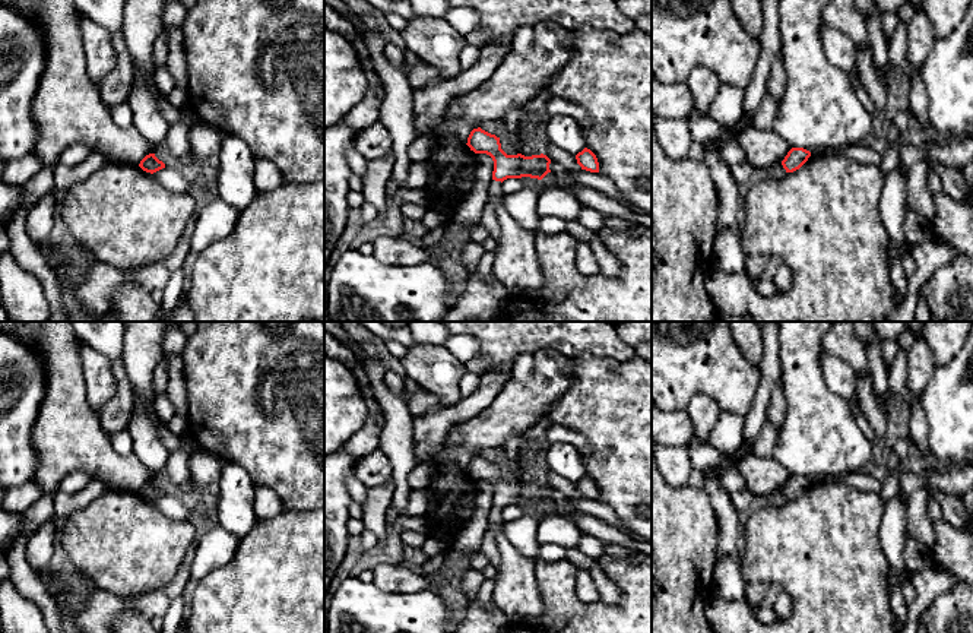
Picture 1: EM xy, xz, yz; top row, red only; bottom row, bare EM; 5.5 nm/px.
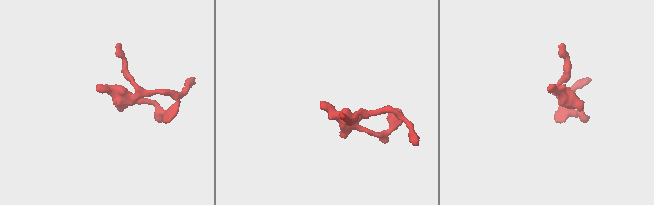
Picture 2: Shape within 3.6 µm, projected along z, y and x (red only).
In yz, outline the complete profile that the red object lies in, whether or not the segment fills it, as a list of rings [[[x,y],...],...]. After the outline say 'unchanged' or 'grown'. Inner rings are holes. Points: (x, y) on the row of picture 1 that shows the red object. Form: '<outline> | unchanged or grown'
[[[792,148],[782,161],[782,165],[786,173],[793,173],[799,170],[808,161],[809,156],[811,152],[804,148]]] | unchanged

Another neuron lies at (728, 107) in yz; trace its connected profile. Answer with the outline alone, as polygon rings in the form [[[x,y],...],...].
[[[720,83],[707,115],[725,127],[732,127],[744,117],[745,89]]]

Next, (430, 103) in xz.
[[[495,44],[479,50],[476,64],[457,77],[440,85],[413,88],[413,123],[418,136],[431,134],[432,127],[456,95],[481,86],[505,58],[505,51]]]

